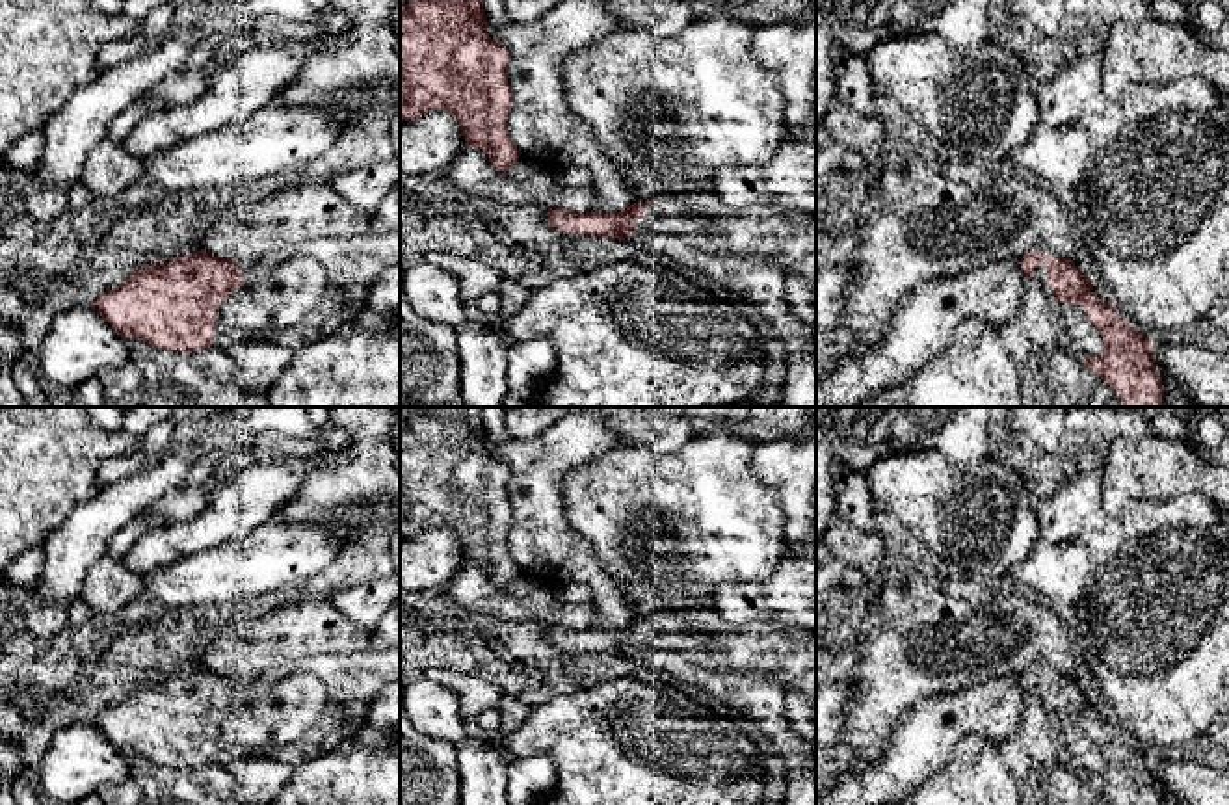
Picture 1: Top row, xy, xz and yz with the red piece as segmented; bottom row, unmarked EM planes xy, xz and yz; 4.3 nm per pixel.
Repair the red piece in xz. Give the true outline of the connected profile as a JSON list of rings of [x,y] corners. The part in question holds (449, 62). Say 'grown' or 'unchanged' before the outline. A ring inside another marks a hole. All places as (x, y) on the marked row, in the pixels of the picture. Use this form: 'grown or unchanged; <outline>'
unchanged; [[[407,0],[400,11],[400,121],[446,110],[459,121],[465,147],[482,149],[493,167],[511,171],[521,152],[508,132],[509,61],[509,50],[487,33],[483,0]]]

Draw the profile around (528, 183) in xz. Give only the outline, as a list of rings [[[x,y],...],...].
[[[467,147],[444,171],[448,180],[470,195],[495,197],[515,205],[541,205],[576,214],[595,208],[595,188],[563,186],[558,173],[519,156],[517,164],[502,173],[491,165],[482,149]]]

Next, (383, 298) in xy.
[[[400,262],[385,268],[370,288],[366,309],[394,316],[400,309]]]

